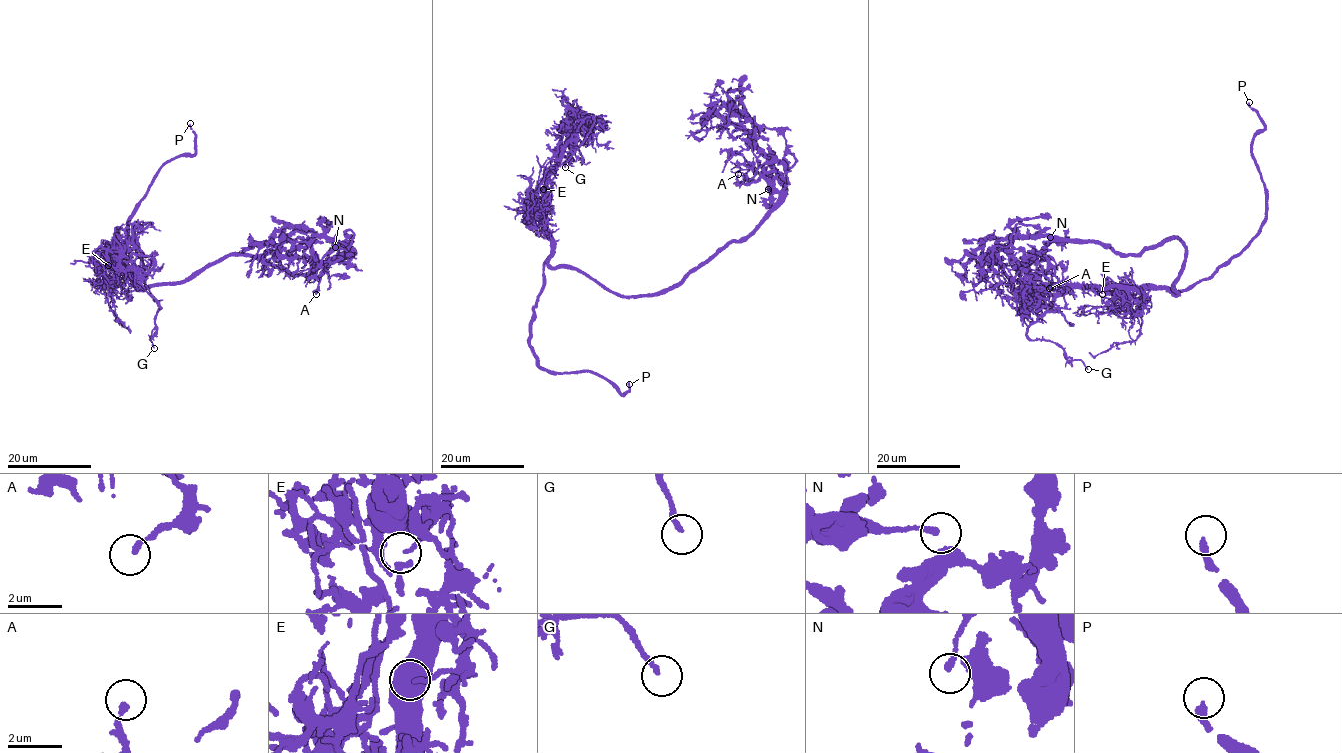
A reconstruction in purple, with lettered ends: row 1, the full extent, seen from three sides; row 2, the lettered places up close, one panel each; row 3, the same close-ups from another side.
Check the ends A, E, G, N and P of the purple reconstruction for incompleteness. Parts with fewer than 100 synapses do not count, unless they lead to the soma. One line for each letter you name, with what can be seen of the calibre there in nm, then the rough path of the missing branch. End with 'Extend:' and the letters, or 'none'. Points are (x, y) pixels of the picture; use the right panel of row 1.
P: Thickness 240 nm. Course of what is missing: (1249, 102), (1233, 78), (1227, 59), (1213, 47), (1212, 14), (1208, 11)
Extend: P

